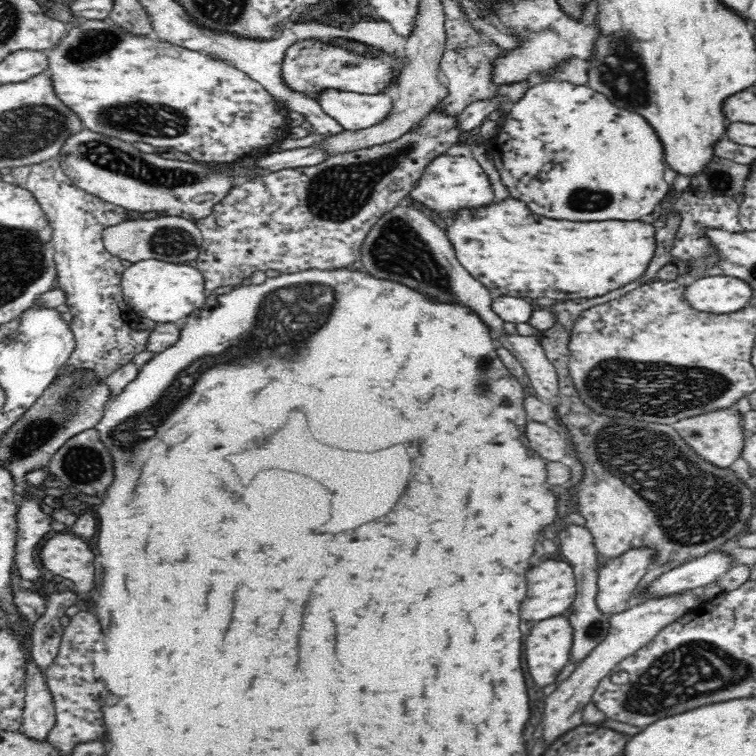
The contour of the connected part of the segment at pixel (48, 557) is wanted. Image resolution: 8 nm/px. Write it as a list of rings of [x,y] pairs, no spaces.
[[[62,532],[50,538],[40,550],[40,560],[46,569],[62,578],[74,582],[75,596],[87,596],[94,584],[94,554],[87,542],[73,535],[71,532]]]

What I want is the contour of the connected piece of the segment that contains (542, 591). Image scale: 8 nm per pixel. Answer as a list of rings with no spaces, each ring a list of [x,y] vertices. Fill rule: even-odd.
[[[548,559],[528,574],[528,596],[522,602],[522,620],[561,616],[576,598],[576,577],[570,564]]]

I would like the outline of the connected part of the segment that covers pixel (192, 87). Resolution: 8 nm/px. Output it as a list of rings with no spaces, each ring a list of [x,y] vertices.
[[[86,19],[84,22],[75,22],[68,26],[68,34],[62,38],[62,42],[56,48],[48,50],[46,54],[48,54],[49,64],[47,72],[50,75],[56,97],[82,121],[84,128],[92,132],[110,136],[110,138],[118,138],[118,140],[130,142],[130,144],[132,142],[146,142],[156,148],[174,148],[178,152],[190,155],[195,162],[204,162],[204,164],[230,164],[257,153],[269,154],[271,152],[270,146],[278,141],[282,142],[282,139],[288,136],[289,128],[286,128],[286,124],[288,124],[286,114],[278,110],[281,107],[277,105],[274,96],[270,95],[258,82],[252,80],[248,74],[226,61],[200,51],[187,50],[161,41],[155,35],[135,36],[107,19]]]

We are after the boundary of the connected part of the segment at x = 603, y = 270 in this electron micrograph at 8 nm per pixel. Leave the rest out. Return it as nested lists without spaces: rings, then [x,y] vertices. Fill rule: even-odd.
[[[506,198],[482,210],[458,210],[448,216],[446,234],[462,266],[489,290],[491,298],[502,296],[574,300],[596,298],[638,280],[654,256],[655,228],[648,222],[558,222],[528,210],[520,200]]]

